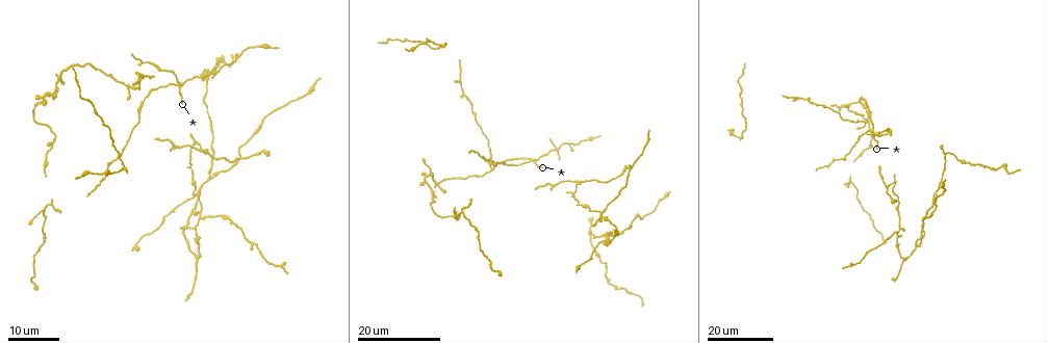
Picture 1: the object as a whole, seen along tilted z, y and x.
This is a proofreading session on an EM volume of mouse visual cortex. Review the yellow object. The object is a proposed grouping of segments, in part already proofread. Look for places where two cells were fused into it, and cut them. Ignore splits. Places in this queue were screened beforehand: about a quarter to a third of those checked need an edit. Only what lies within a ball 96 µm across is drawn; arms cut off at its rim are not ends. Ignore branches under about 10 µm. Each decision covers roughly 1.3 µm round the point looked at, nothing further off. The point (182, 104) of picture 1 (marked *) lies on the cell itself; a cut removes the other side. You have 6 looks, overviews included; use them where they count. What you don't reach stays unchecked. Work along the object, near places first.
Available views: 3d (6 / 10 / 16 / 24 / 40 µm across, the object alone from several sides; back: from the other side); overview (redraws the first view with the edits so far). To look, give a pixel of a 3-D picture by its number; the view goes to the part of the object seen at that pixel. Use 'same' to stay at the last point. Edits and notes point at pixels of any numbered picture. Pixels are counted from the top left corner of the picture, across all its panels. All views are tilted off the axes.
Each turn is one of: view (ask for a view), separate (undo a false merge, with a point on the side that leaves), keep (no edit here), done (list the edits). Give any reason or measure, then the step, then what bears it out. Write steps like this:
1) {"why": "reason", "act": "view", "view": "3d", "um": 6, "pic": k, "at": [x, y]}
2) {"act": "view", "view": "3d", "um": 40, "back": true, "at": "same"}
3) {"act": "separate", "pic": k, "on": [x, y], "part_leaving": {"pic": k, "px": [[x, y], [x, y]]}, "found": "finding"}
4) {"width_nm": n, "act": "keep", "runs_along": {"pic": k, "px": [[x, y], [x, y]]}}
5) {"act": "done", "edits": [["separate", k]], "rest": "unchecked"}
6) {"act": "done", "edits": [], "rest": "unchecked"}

{"why": "four arms meet", "act": "view", "view": "3d", "um": 24, "pic": 1, "at": [177, 83]}

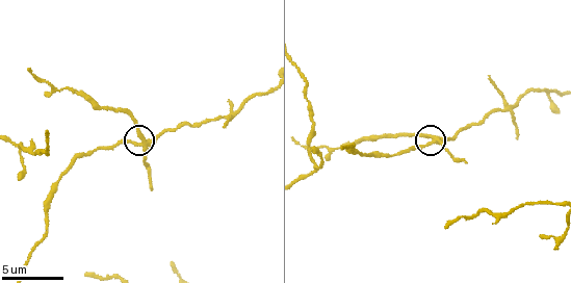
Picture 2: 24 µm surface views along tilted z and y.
{"act": "view", "view": "3d", "um": 6, "pic": 2, "at": [144, 143]}

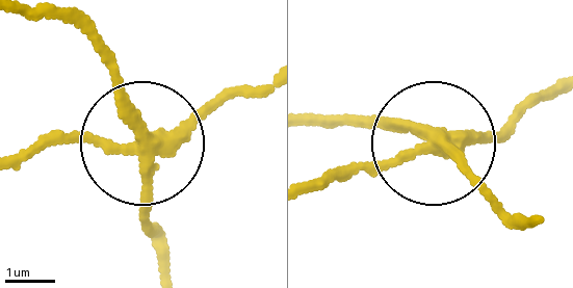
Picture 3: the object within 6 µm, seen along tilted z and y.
{"side_arm_um": 25, "act": "separate", "pic": 3, "on": [73, 136], "part_leaving": {"pic": 3, "px": [[440, 139], [305, 190]]}, "found": "a second cell is stuck on"}

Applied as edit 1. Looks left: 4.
{"act": "view", "view": "overview"}

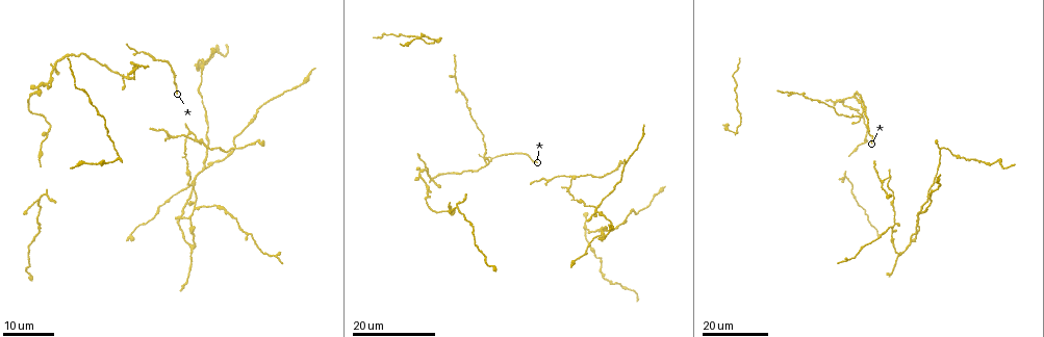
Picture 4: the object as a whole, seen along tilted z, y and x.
{"why": "arms part here", "act": "view", "view": "3d", "um": 16, "pic": 4, "at": [857, 118]}

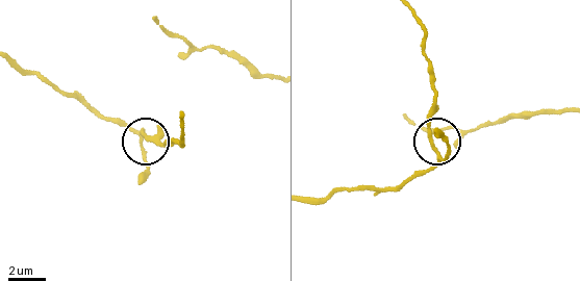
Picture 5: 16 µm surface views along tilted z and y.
{"why": "zoom in", "act": "view", "view": "3d", "um": 6, "pic": 5, "at": [437, 153]}

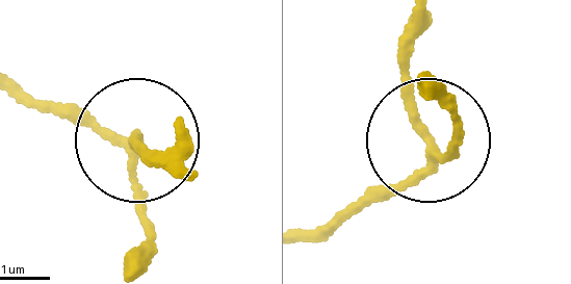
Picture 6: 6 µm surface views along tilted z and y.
{"side_arm_um": 71, "act": "keep", "found": "all the same cell"}

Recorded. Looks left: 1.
{"act": "done", "edits": [["separate", 3]], "rest": "unchecked"}

